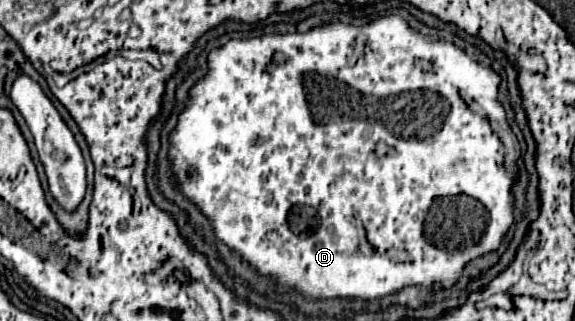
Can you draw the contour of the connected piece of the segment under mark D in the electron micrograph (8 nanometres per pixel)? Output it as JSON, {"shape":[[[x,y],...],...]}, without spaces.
{"shape":[[[384,16],[362,28],[330,24],[314,28],[306,34],[266,34],[252,40],[230,40],[226,46],[210,52],[208,68],[208,76],[192,88],[190,104],[178,116],[178,126],[170,136],[170,160],[176,172],[176,182],[184,196],[200,206],[212,220],[216,238],[240,252],[260,274],[272,276],[280,290],[298,288],[310,298],[352,296],[360,300],[374,300],[376,296],[392,294],[408,284],[420,284],[428,290],[438,286],[448,288],[456,284],[460,270],[468,260],[496,250],[502,236],[512,226],[514,216],[510,186],[518,170],[518,142],[508,128],[504,108],[496,98],[500,76],[492,68],[474,62],[452,42],[424,38],[400,16]]]}

